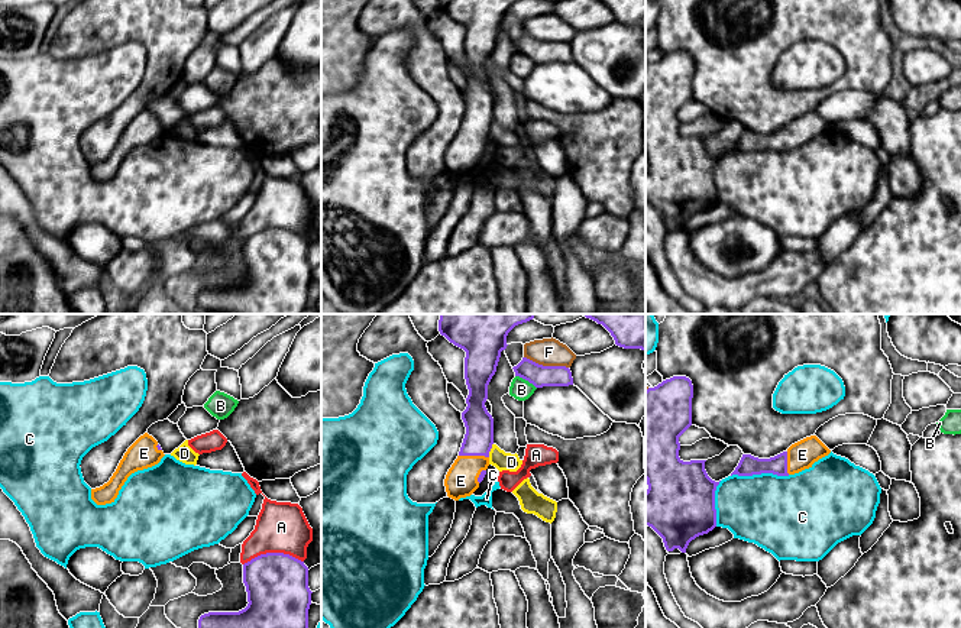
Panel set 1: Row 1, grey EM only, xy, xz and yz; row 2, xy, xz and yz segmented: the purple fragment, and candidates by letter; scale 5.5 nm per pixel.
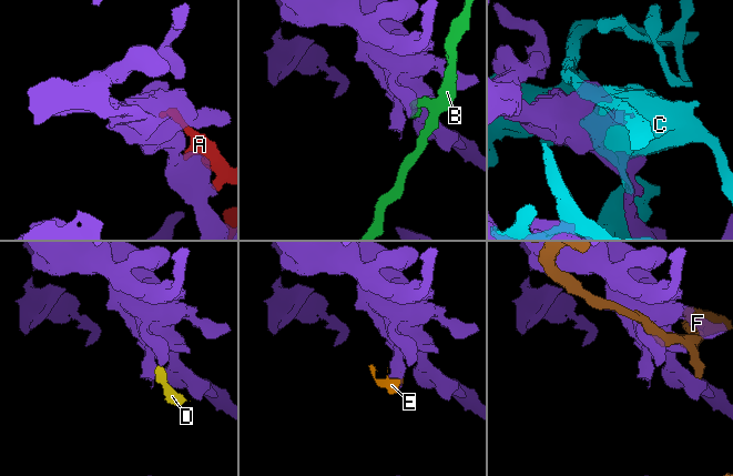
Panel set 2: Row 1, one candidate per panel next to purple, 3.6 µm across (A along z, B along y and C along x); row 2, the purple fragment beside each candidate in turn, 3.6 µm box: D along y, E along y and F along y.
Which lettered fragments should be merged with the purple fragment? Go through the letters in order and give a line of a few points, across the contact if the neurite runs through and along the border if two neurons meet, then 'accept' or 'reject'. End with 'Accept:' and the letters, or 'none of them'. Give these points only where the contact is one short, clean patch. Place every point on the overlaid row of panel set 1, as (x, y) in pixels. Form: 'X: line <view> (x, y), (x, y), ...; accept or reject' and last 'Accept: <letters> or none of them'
A: reject
B: reject
C: reject
D: line xz (492, 443), (488, 456); reject
E: line xz (478, 440), (473, 455), (460, 481); accept
F: reject
Accept: E

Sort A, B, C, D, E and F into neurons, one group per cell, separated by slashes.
A / B / C / D / E / F

